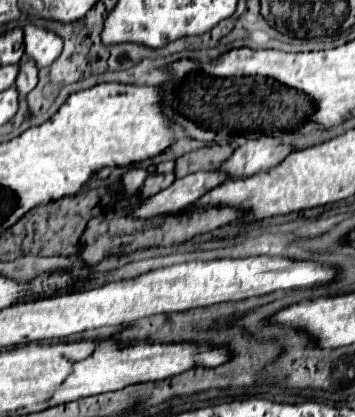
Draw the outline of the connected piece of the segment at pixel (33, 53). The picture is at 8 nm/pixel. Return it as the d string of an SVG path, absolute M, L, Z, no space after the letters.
M31 24L25 26L23 32L25 32L25 56L31 62L35 62L37 68L47 68L59 58L63 40L57 34Z

